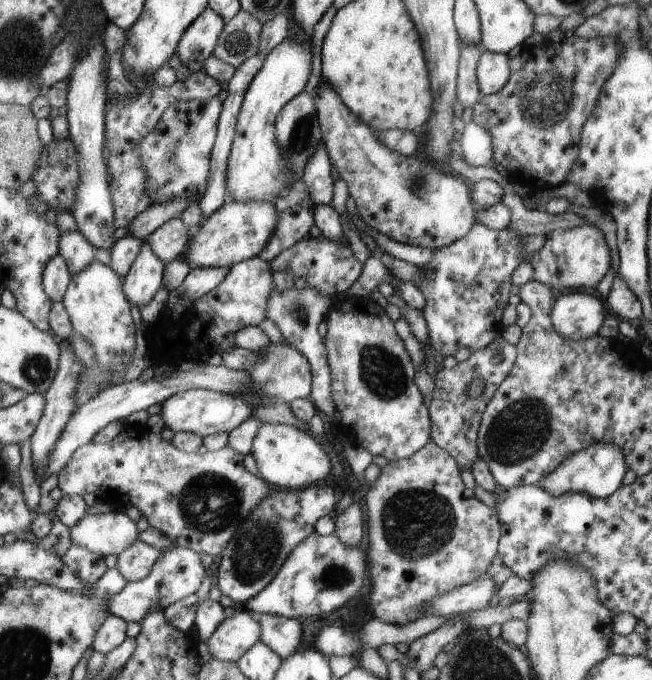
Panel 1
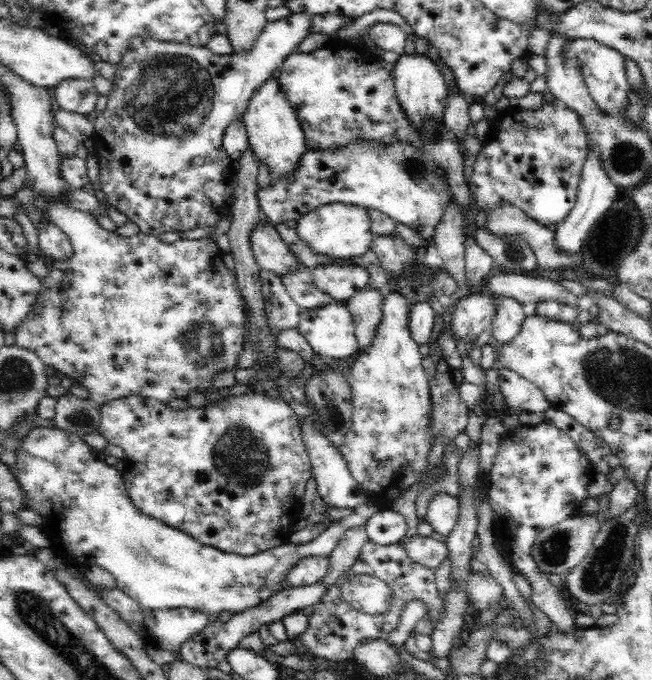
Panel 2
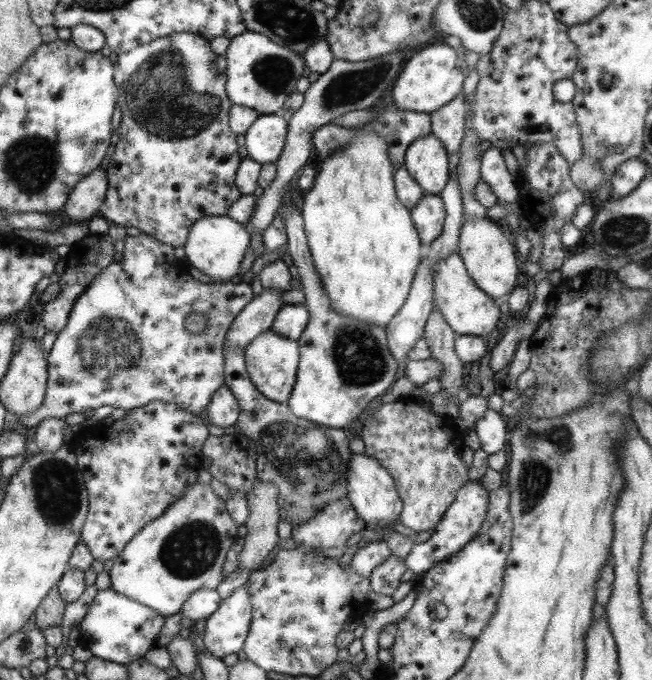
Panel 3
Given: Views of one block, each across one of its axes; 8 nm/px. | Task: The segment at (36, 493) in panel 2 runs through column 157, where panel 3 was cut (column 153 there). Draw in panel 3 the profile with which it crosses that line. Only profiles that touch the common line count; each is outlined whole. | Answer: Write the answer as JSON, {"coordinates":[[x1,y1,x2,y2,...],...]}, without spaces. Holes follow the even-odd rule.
{"coordinates":[[194,484,164,515,150,521,132,542,125,546,109,573,110,586,116,589,116,592,153,608,162,616,180,614,181,608,194,591,200,588,216,589,222,582,222,566,226,560,226,552,232,548,236,538,240,538,238,528,228,513,225,502,214,494,211,484]]}

